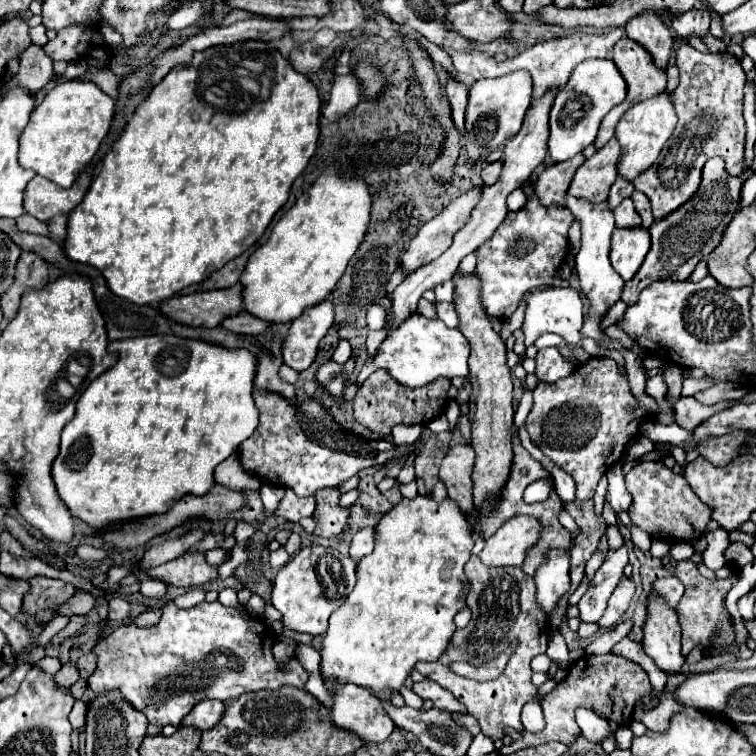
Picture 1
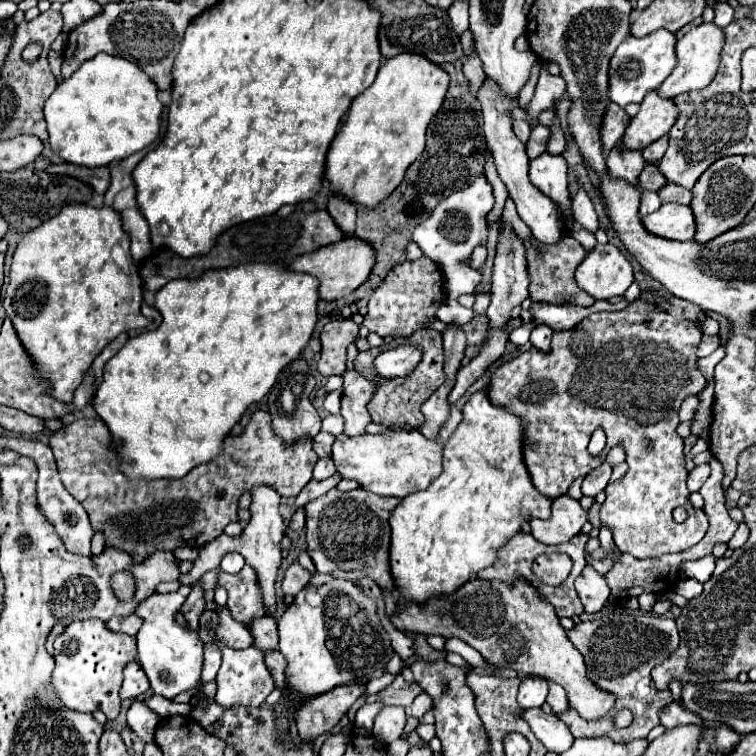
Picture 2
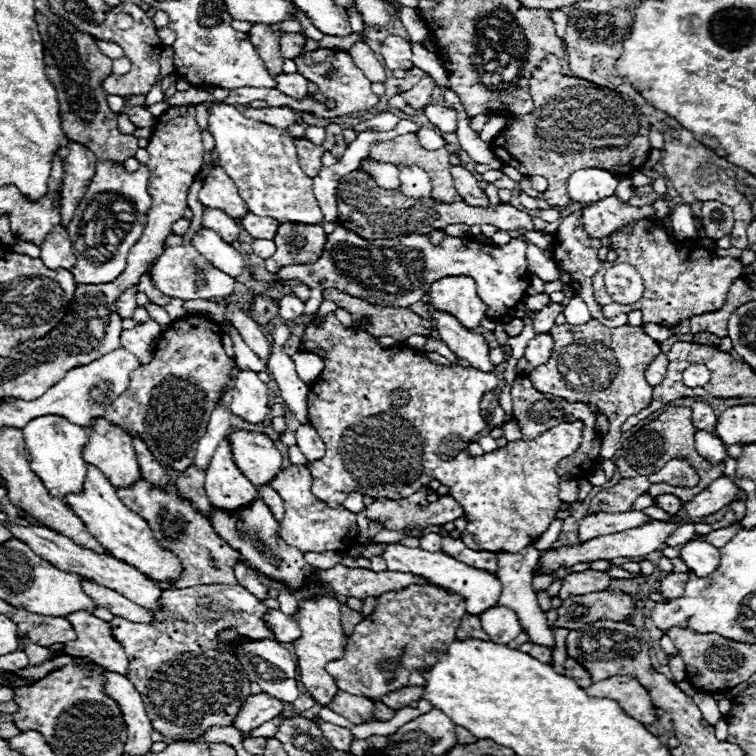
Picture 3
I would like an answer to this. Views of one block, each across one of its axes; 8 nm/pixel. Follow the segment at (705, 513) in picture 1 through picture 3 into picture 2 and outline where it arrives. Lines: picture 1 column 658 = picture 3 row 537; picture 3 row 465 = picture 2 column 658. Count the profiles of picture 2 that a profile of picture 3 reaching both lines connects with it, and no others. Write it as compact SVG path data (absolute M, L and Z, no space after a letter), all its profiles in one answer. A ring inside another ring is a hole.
M642 300L632 302L620 312L596 312L584 318L578 326L566 332L554 332L550 352L538 348L526 350L510 362L504 362L492 374L488 384L488 396L492 404L502 404L510 412L518 414L526 422L526 442L524 442L524 462L532 476L534 486L540 494L554 500L568 492L568 486L600 466L610 448L622 446L626 452L628 474L624 480L610 484L606 492L606 502L600 510L602 526L610 526L614 542L620 552L628 552L634 558L658 558L672 552L682 552L698 544L708 532L708 518L702 510L692 508L688 502L686 488L686 468L684 468L684 438L676 432L680 418L680 404L692 396L700 394L708 380L696 368L698 344L702 340L700 328L690 320L670 316L658 306L650 306ZM602 426L606 430L608 442L600 456L588 454L588 442L592 432ZM682 506L688 512L684 522L672 518L672 510Z

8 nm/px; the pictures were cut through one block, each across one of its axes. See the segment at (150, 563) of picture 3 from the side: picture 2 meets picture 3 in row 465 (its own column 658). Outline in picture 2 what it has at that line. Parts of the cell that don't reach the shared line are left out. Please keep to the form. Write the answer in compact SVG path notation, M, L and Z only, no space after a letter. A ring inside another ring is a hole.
M702 22L700 26L686 32L676 44L678 66L664 80L664 84L658 88L658 94L666 96L666 98L676 98L680 92L690 92L690 90L704 88L716 76L716 70L720 66L722 48L724 48L724 30L720 26L716 26L714 22Z

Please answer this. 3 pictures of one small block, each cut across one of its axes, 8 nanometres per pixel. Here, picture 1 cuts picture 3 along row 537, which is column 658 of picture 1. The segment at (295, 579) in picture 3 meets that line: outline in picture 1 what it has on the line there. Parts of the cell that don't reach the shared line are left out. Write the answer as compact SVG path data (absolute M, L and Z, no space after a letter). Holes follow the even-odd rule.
M714 156L704 164L702 182L700 182L700 188L696 190L696 196L692 196L692 200L684 202L680 208L676 208L674 212L656 220L650 226L652 248L646 254L634 278L624 284L622 300L628 306L636 304L640 292L656 280L688 280L690 278L696 264L720 244L724 236L724 228L732 222L732 216L736 216L740 208L742 184L744 180L740 176L728 176L722 156Z

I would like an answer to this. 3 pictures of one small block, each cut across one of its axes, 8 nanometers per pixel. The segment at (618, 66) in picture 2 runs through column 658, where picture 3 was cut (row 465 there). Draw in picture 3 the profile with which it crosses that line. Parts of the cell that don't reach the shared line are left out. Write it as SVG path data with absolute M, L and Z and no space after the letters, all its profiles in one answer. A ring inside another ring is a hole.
M40 416L36 420L30 420L24 428L24 444L26 444L26 458L30 462L30 468L40 476L44 486L50 494L58 496L66 502L68 492L80 492L86 476L86 462L82 458L82 446L88 440L86 428L72 424L70 420L62 416Z

